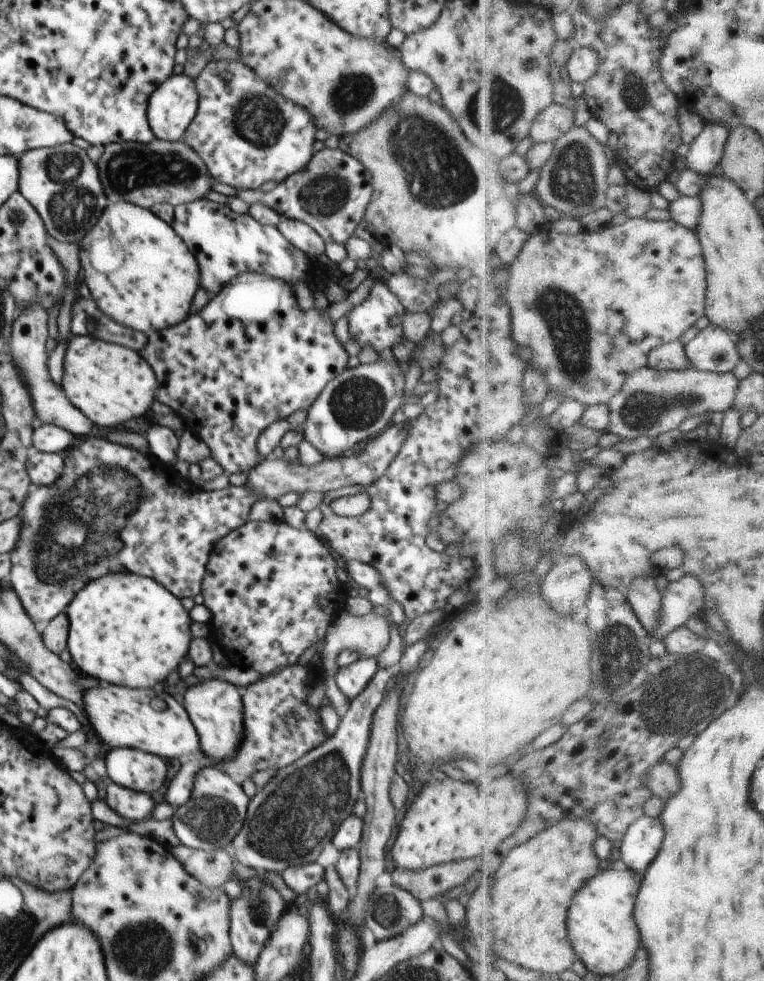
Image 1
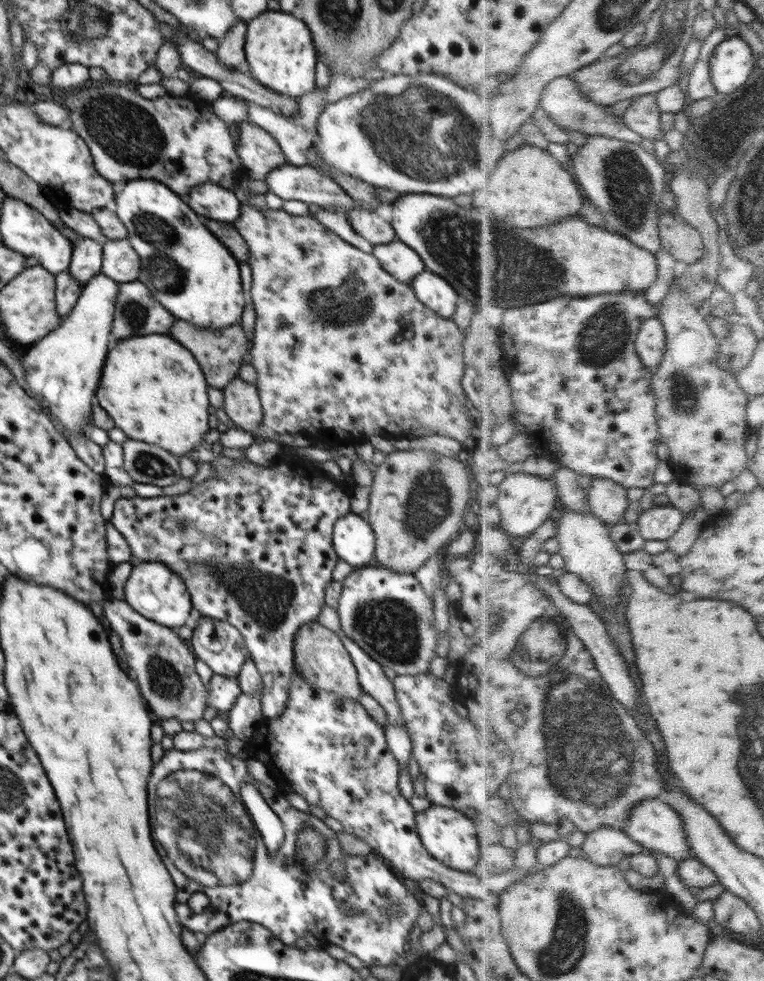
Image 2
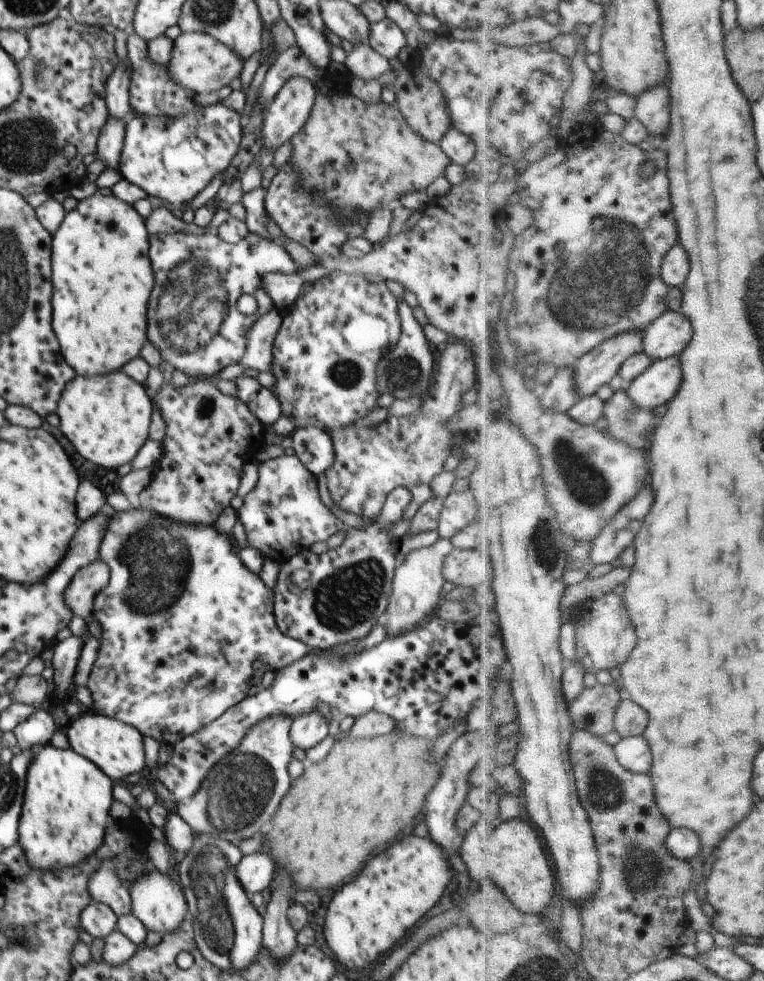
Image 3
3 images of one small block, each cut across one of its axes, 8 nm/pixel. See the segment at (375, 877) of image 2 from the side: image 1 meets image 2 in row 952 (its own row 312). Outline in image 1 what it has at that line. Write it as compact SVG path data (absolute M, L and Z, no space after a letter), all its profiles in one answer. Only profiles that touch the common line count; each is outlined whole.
M379 282L372 286L369 297L358 306L346 313L348 317L348 333L350 338L353 338L360 348L365 348L367 345L372 347L378 353L387 348L394 348L404 337L402 326L400 324L391 324L392 318L400 318L404 314L405 309L398 296L394 296L385 282Z

